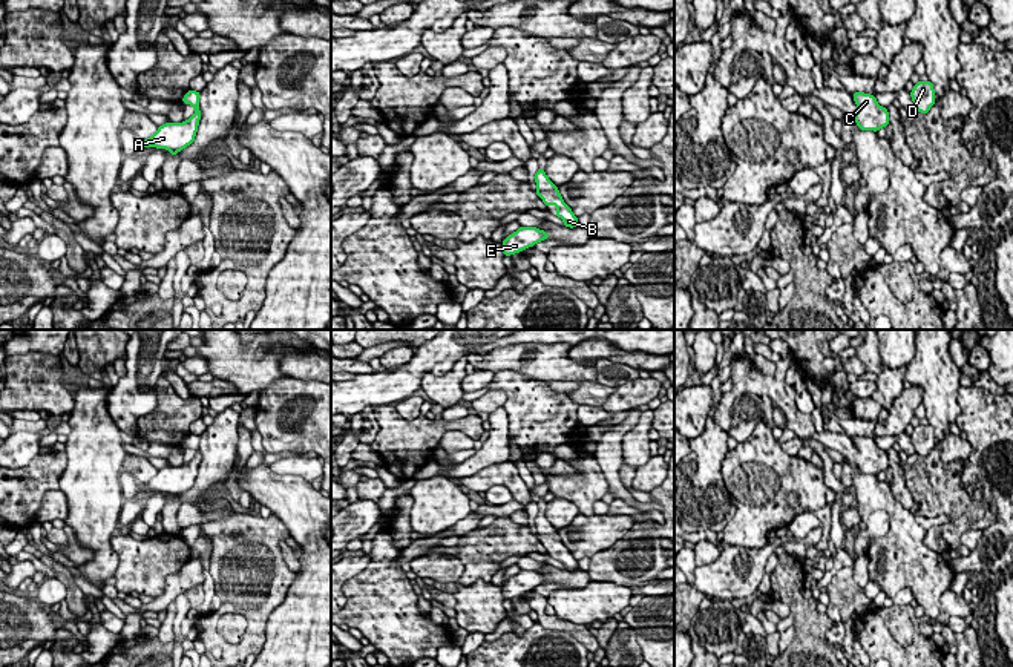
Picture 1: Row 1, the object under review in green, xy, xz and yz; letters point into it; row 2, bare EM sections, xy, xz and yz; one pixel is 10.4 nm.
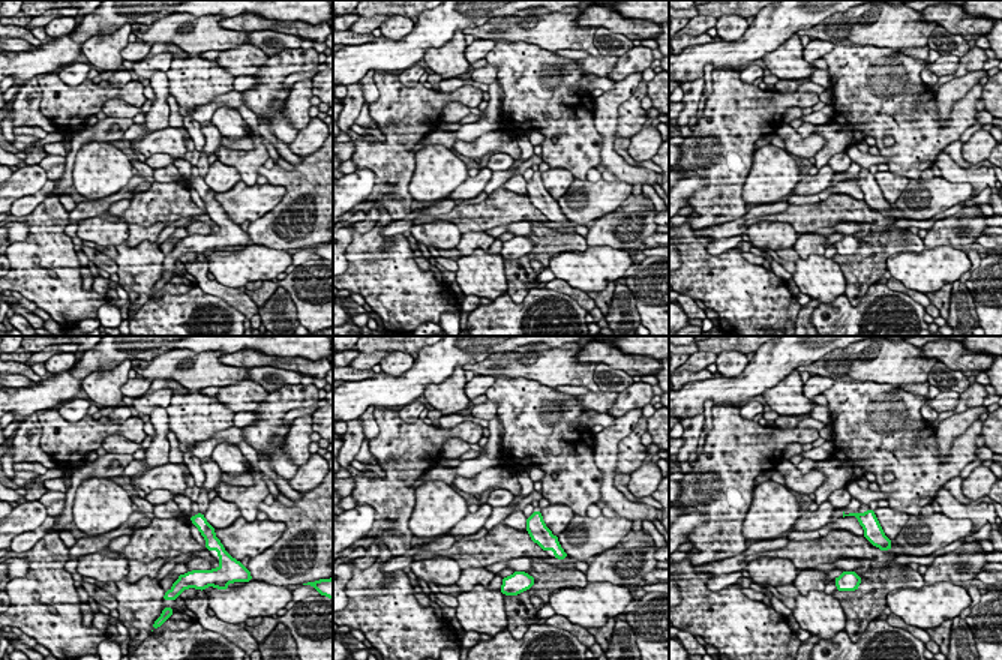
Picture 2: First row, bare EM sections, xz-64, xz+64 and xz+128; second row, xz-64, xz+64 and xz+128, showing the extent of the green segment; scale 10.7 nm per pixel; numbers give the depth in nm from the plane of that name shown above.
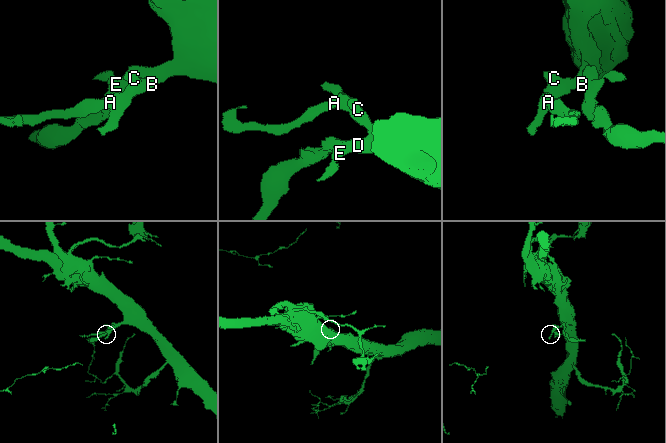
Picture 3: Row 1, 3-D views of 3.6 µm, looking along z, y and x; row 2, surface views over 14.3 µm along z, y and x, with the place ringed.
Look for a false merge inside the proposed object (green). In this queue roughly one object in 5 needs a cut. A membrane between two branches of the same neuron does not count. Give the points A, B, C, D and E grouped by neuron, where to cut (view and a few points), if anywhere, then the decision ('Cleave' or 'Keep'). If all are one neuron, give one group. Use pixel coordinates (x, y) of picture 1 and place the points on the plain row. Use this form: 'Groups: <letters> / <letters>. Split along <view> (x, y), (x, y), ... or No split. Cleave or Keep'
Groups: A B C D E. No split. Keep

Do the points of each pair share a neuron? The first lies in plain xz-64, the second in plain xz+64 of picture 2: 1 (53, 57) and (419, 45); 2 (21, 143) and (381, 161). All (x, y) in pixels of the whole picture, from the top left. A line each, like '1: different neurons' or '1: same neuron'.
1: same neuron
2: same neuron

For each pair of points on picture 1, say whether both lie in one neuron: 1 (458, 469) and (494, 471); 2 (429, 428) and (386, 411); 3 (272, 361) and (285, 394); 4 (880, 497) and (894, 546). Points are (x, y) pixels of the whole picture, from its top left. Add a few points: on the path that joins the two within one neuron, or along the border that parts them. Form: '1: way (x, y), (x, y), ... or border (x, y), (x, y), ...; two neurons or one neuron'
1: border (508, 459), (489, 463), (460, 479); two neurons
2: way (419, 428), (403, 428), (397, 422); one neuron
3: border (284, 376), (259, 393); two neurons
4: way (892, 509), (897, 514), (897, 534); one neuron

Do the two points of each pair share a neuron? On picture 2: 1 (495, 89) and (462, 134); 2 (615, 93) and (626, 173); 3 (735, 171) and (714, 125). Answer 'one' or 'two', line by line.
1: one
2: one
3: one

